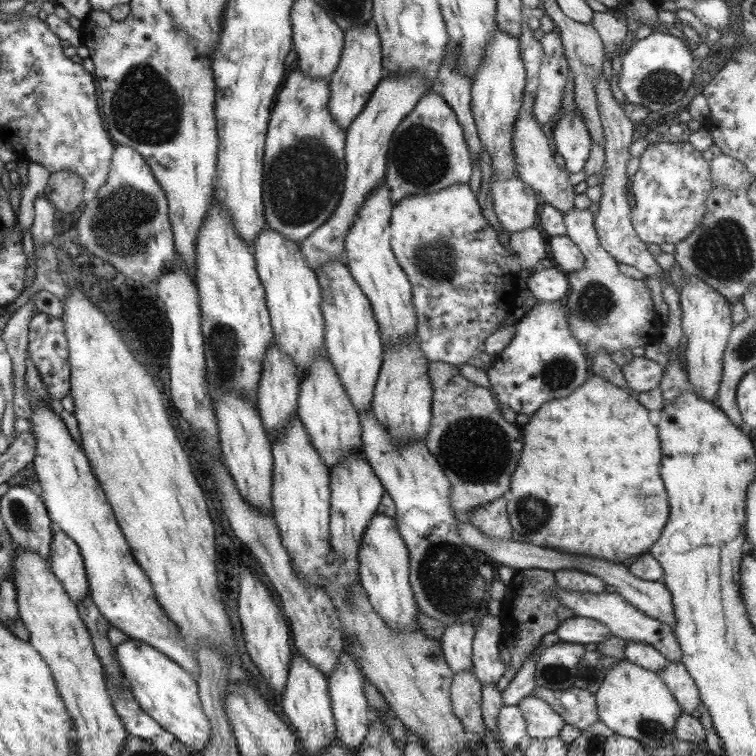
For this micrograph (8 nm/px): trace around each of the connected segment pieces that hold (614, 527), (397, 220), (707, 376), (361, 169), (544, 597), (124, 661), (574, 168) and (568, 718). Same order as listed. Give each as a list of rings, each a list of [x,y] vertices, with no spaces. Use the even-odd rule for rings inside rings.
[[[591,374],[589,379],[581,384],[572,394],[558,400],[545,402],[540,410],[529,417],[528,424],[521,426],[524,434],[524,450],[520,455],[520,464],[511,480],[511,489],[508,492],[507,513],[510,525],[514,532],[522,534],[528,543],[544,548],[553,549],[560,553],[582,554],[592,558],[622,564],[632,556],[649,552],[652,544],[660,539],[662,530],[668,522],[669,496],[664,490],[664,482],[660,478],[660,460],[662,447],[658,427],[650,422],[649,410],[638,402],[636,396],[630,396],[623,388],[608,382],[604,377]]]
[[[454,184],[424,196],[406,196],[393,206],[389,221],[391,247],[412,285],[412,300],[418,320],[417,337],[429,362],[461,367],[470,358],[485,353],[484,340],[499,330],[498,324],[502,324],[508,314],[514,313],[515,297],[521,293],[518,274],[538,269],[540,260],[550,257],[539,226],[512,232],[508,244],[513,253],[509,253],[498,242],[496,229],[482,215],[482,208],[469,184]]]
[[[684,276],[685,281],[682,286],[680,295],[680,306],[682,311],[681,327],[684,336],[688,338],[686,344],[685,361],[688,367],[685,368],[688,375],[688,382],[693,384],[693,391],[708,402],[715,401],[720,388],[719,383],[723,375],[723,356],[726,350],[726,344],[733,327],[731,317],[731,306],[729,302],[711,286],[708,286],[702,279],[697,276]]]
[[[420,75],[385,76],[373,95],[369,97],[364,111],[356,117],[354,123],[349,125],[345,132],[346,180],[341,199],[328,220],[310,236],[298,242],[305,263],[314,272],[319,272],[319,268],[322,268],[327,262],[342,261],[341,256],[345,254],[345,237],[348,236],[353,221],[357,219],[357,212],[360,212],[364,206],[369,192],[380,187],[380,181],[384,181],[387,172],[388,149],[393,132],[404,121],[404,118],[412,113],[416,104],[424,96],[424,91],[428,90],[430,89],[426,85],[426,79]]]
[[[524,569],[515,573],[512,582],[507,587],[507,594],[502,601],[503,636],[501,640],[512,656],[512,671],[516,674],[523,663],[541,646],[542,637],[555,630],[575,612],[565,607],[554,595],[556,589],[555,574],[553,571],[542,569]]]
[[[129,636],[128,641],[118,645],[115,652],[124,678],[129,682],[141,709],[190,752],[203,753],[213,734],[198,694],[197,679],[162,652]]]
[[[578,110],[562,113],[553,136],[558,153],[564,157],[565,169],[569,174],[576,174],[584,170],[593,141]]]
[[[574,686],[564,691],[553,691],[536,687],[532,693],[548,702],[552,710],[564,719],[565,724],[578,730],[586,730],[599,720],[597,698],[588,689]]]

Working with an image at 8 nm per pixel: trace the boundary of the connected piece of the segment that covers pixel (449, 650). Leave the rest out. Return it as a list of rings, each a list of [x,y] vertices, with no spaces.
[[[459,622],[446,626],[441,638],[441,653],[454,673],[472,669],[473,640],[476,625]]]

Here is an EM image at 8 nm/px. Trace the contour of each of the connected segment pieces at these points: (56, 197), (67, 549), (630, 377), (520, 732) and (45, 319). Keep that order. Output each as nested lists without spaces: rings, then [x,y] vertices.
[[[58,171],[48,178],[48,185],[43,191],[56,210],[69,214],[77,210],[83,202],[85,183],[72,171]]]
[[[54,526],[53,532],[52,550],[50,550],[48,560],[51,572],[56,575],[56,578],[59,578],[59,582],[66,590],[66,594],[70,596],[70,600],[74,604],[78,604],[90,593],[80,548],[72,538],[57,529],[56,526]]]
[[[634,357],[622,367],[623,375],[630,388],[637,393],[659,388],[663,377],[663,367],[646,357]]]
[[[503,705],[497,723],[499,724],[501,749],[505,754],[508,754],[517,747],[520,740],[527,736],[526,719],[518,705]]]
[[[35,313],[31,318],[28,328],[29,345],[27,357],[38,370],[42,382],[47,385],[48,392],[52,398],[61,400],[70,394],[70,365],[68,360],[68,341],[64,331],[64,322],[60,318],[48,316],[44,313]]]

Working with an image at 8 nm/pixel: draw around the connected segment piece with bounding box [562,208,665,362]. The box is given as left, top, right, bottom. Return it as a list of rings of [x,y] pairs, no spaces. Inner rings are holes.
[[[573,208],[563,213],[567,236],[585,256],[585,267],[568,273],[569,291],[563,310],[571,335],[577,339],[590,362],[599,350],[608,354],[620,350],[644,348],[660,344],[663,340],[664,322],[650,296],[650,289],[642,279],[631,279],[620,272],[619,262],[600,244],[594,216],[588,209]]]

